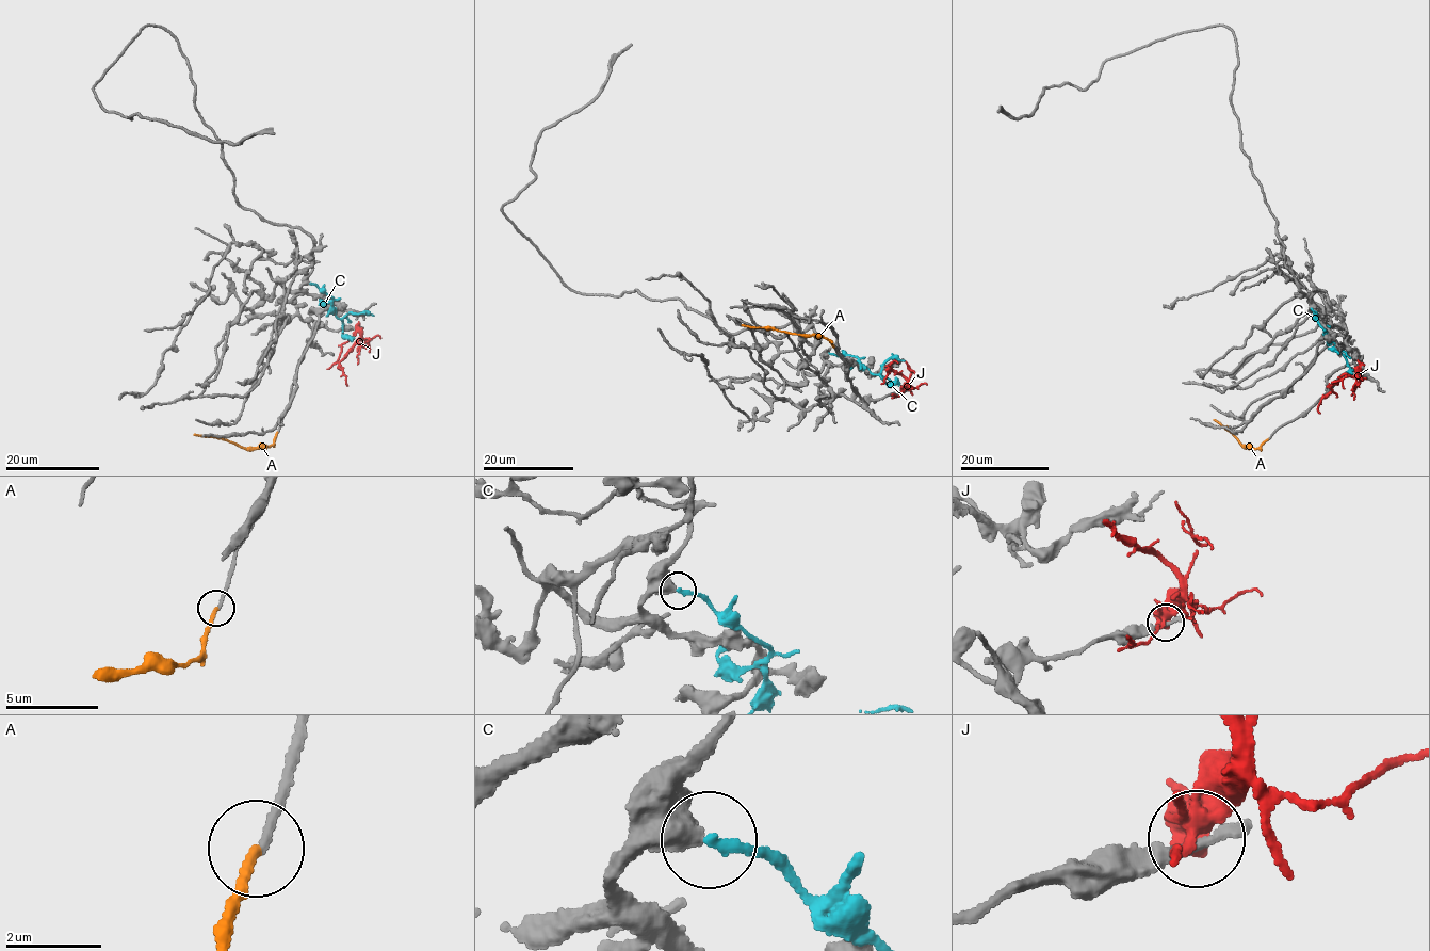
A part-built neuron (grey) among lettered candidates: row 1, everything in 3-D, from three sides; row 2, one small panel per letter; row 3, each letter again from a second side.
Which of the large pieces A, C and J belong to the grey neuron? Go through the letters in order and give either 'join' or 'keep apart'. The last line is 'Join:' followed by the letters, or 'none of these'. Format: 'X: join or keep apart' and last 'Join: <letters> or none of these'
A: join
C: keep apart
J: keep apart
Join: A

